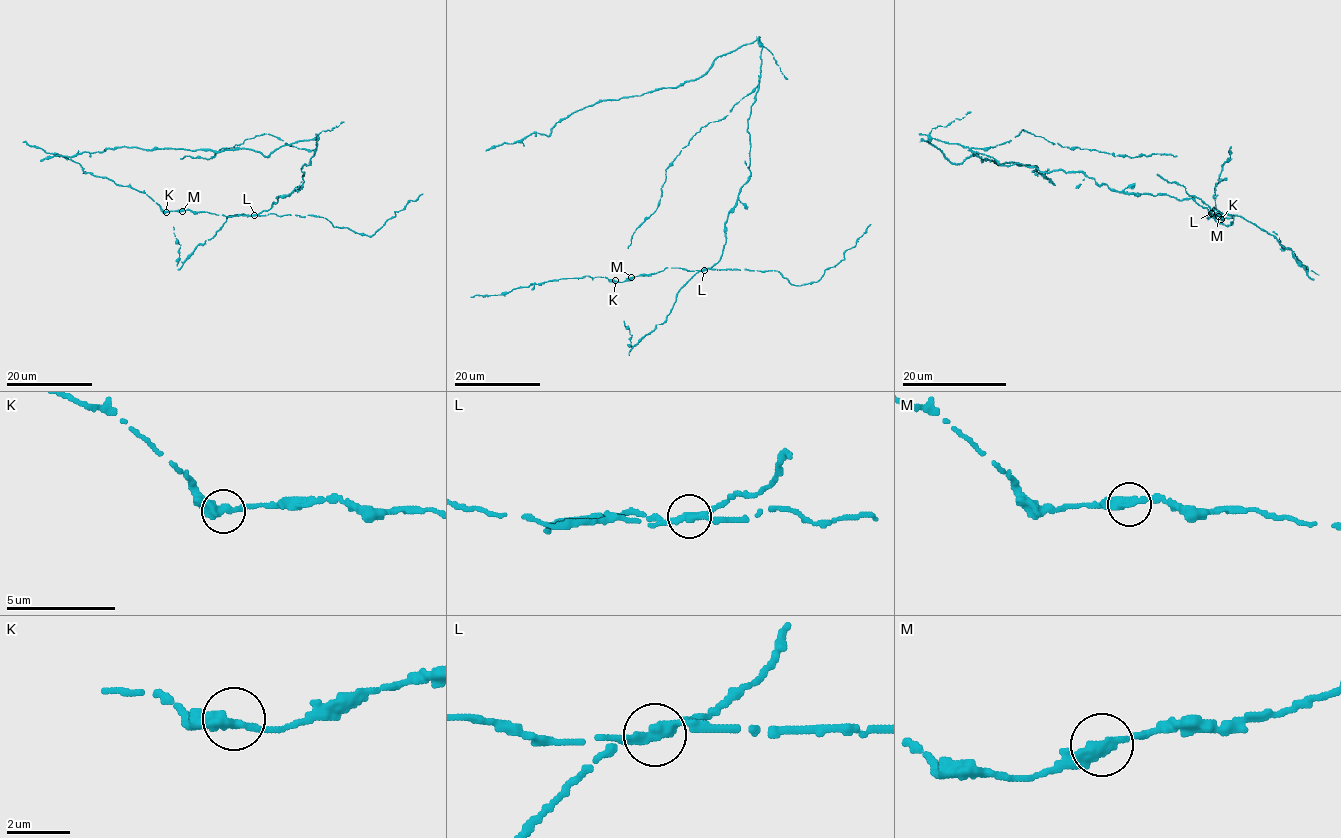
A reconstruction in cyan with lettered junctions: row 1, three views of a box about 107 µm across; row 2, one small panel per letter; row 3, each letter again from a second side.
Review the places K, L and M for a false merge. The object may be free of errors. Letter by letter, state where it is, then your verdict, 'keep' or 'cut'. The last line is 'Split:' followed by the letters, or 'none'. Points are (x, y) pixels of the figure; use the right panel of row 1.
K: (1221, 219) | keep
L: (1211, 213) | cut
M: (1218, 216) | keep
Split: L

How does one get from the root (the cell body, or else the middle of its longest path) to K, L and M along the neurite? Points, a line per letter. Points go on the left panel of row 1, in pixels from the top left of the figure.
K: (304, 173), (301, 187), (279, 196), (269, 209), (251, 216), (166, 212)
L: (304, 173), (301, 187), (295, 187), (290, 194), (279, 196), (269, 209), (254, 214)
M: (304, 173), (301, 187), (295, 187), (290, 194), (279, 196), (269, 209), (251, 216), (182, 211)

